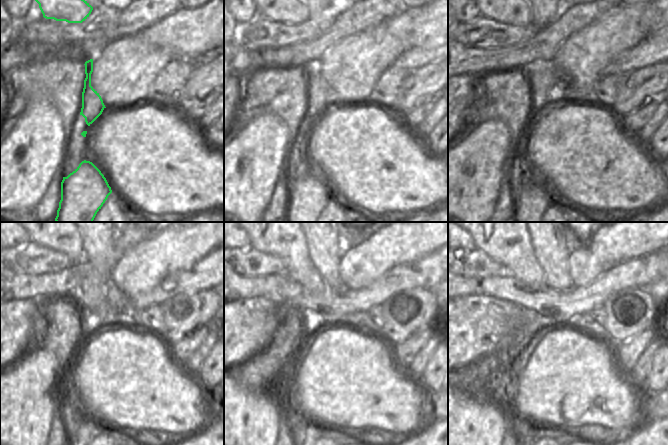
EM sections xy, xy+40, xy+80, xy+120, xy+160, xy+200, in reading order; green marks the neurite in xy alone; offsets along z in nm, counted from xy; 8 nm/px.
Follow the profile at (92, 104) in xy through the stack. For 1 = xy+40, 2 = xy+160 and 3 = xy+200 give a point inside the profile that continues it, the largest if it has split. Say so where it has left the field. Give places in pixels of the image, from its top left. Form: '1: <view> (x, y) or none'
1: xy+40 (319, 95)
2: xy+160 (287, 242)
3: xy+200 (508, 242)

